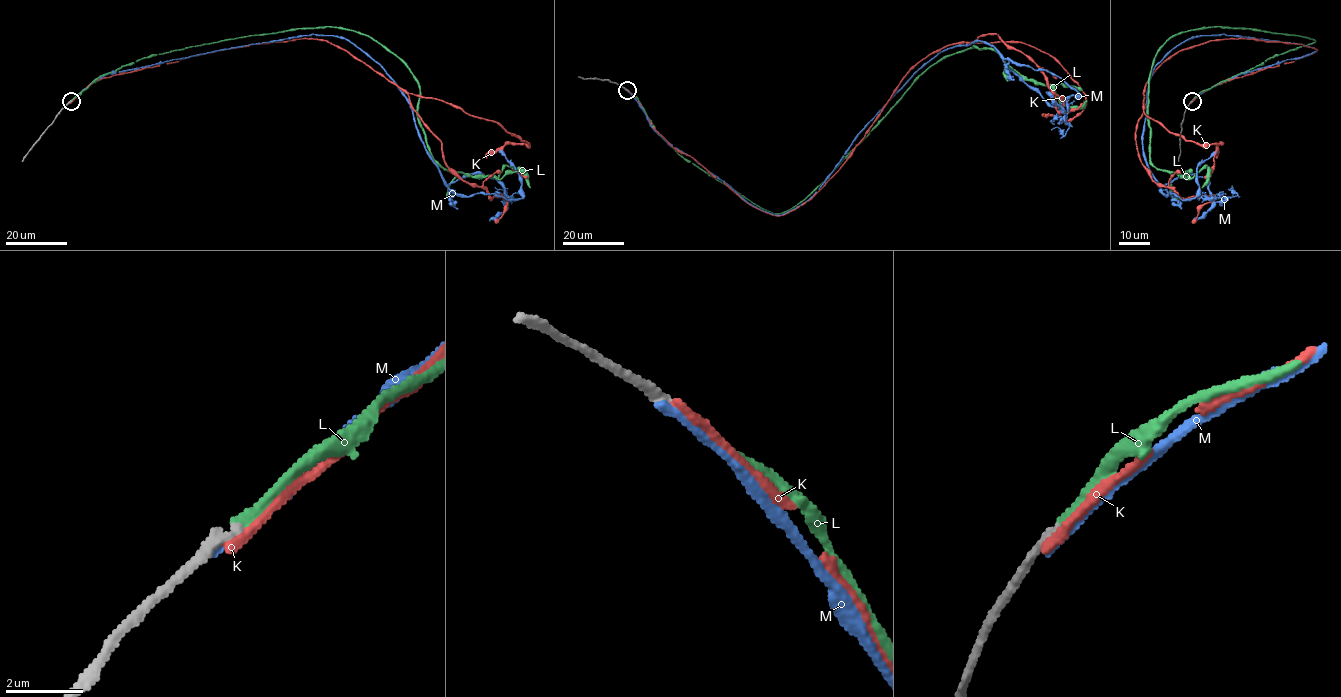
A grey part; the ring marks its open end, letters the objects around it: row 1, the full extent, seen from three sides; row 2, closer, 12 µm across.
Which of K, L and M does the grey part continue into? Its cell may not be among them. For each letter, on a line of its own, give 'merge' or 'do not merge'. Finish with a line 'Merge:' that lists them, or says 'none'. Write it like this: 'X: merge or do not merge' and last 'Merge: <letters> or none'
K: do not merge
L: merge
M: do not merge
Merge: L

